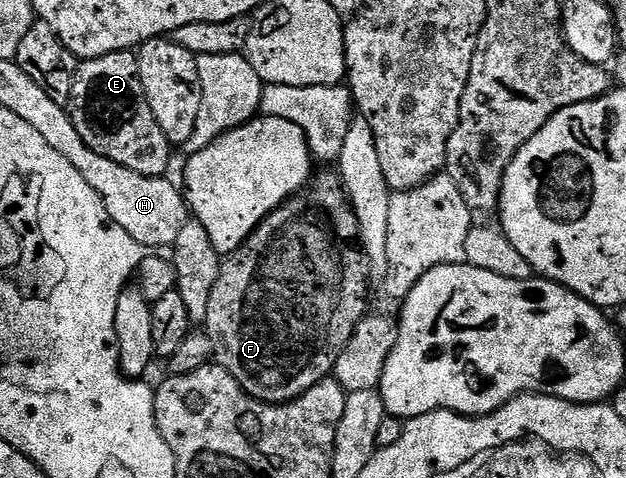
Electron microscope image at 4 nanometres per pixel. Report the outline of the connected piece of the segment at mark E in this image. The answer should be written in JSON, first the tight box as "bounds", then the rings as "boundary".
{"bounds":[67,50,171,178],"boundary":[[[133,50],[111,52],[107,56],[84,59],[77,67],[75,88],[67,107],[79,136],[99,156],[131,168],[143,176],[160,178],[168,175],[171,143],[159,128],[151,104],[143,92],[137,54]]]}

